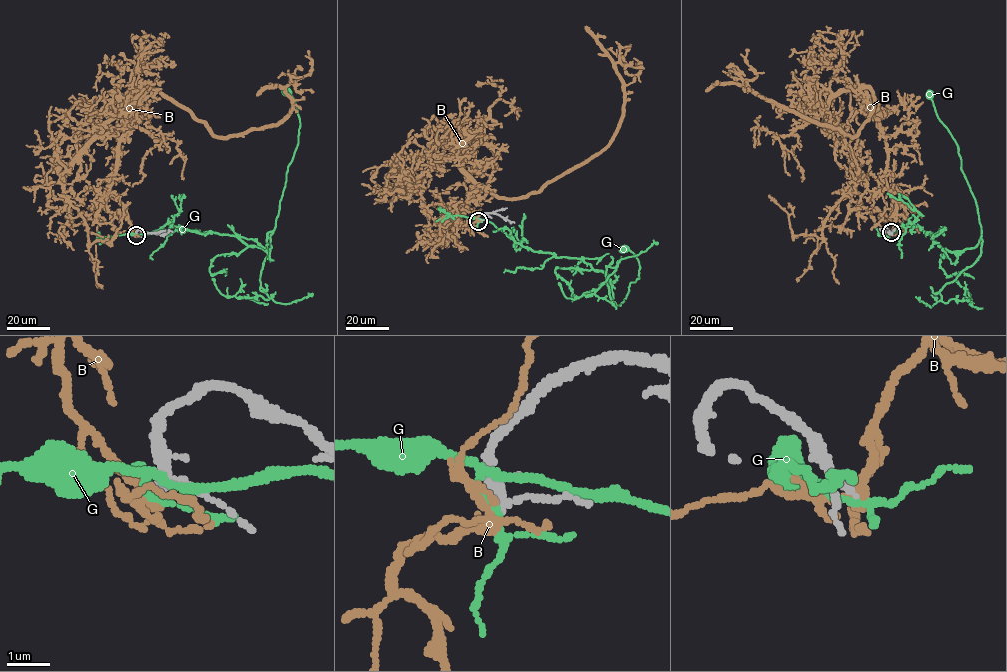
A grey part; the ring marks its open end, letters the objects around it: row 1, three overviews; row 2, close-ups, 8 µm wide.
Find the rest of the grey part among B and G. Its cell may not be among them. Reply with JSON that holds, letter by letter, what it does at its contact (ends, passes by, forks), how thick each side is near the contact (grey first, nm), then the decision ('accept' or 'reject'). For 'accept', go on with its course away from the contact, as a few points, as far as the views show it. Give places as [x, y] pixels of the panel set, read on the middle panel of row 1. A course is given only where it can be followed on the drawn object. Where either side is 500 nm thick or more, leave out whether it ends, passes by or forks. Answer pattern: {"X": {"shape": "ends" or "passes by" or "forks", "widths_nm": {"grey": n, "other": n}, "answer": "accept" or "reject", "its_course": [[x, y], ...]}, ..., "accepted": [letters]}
{"B": {"shape": "forks", "widths_nm": {"grey": 180, "other": 220}, "answer": "reject"}, "G": {"shape": "forks", "widths_nm": {"grey": 160, "other": 110}, "answer": "reject"}, "accepted": []}

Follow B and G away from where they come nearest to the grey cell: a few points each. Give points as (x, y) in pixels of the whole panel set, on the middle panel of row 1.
B: (478, 220), (450, 216), (476, 187), (526, 198), (608, 145), (624, 107), (615, 65), (636, 75), (636, 64)
G: (478, 220), (492, 222), (535, 251), (581, 258), (603, 271), (617, 305), (639, 278), (639, 261), (624, 250)

